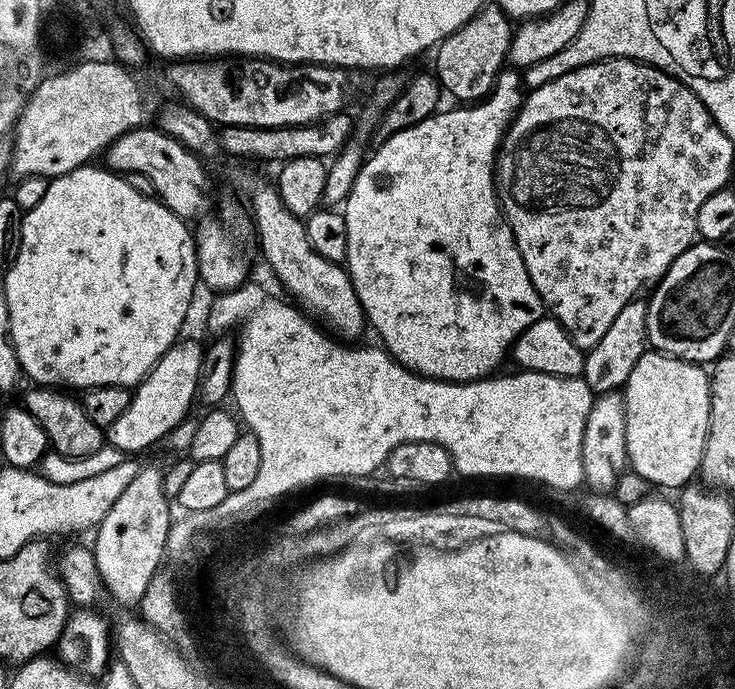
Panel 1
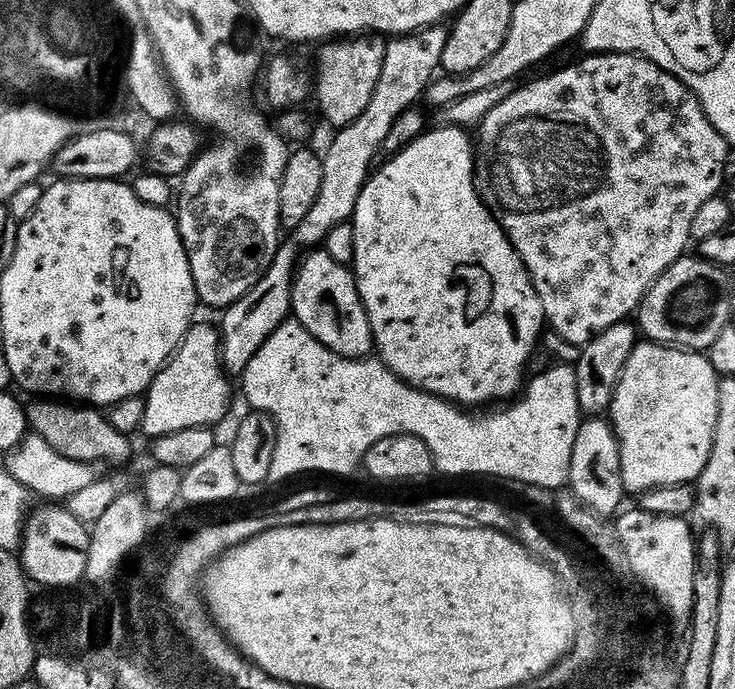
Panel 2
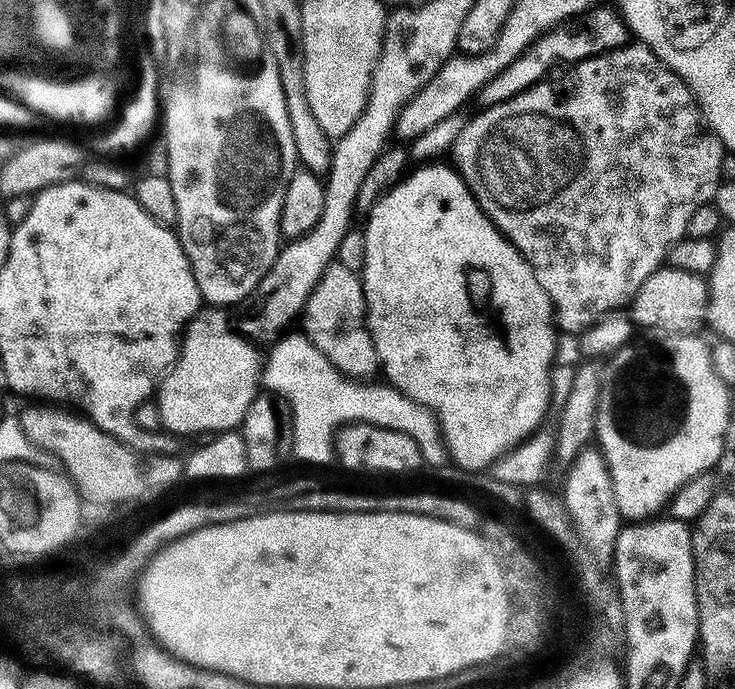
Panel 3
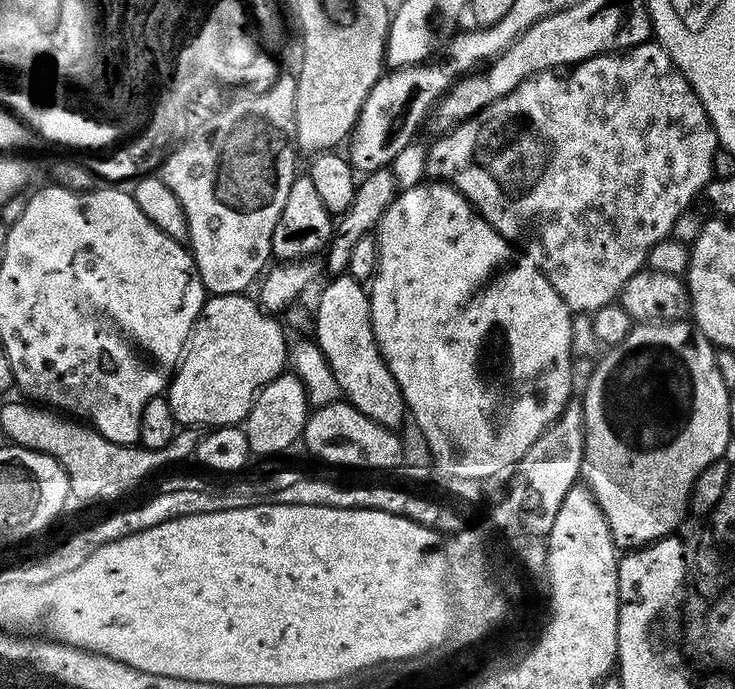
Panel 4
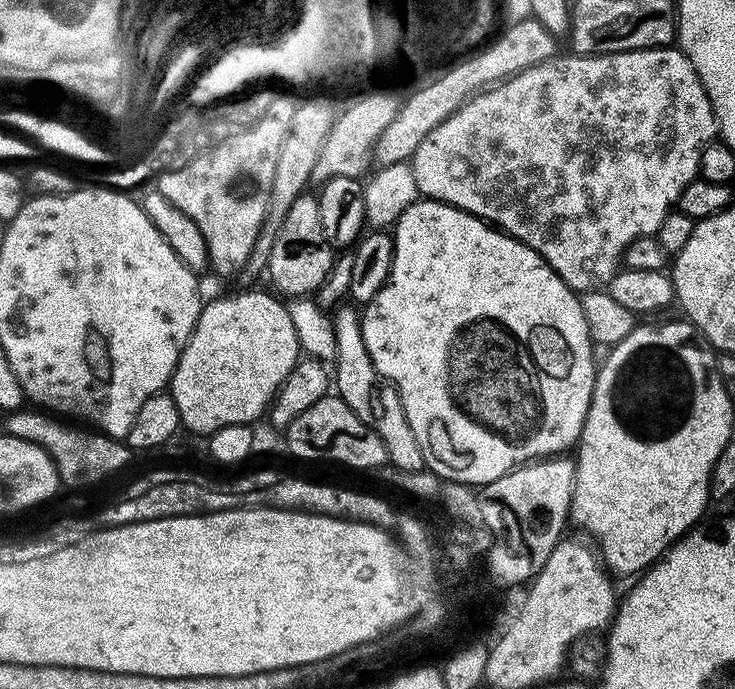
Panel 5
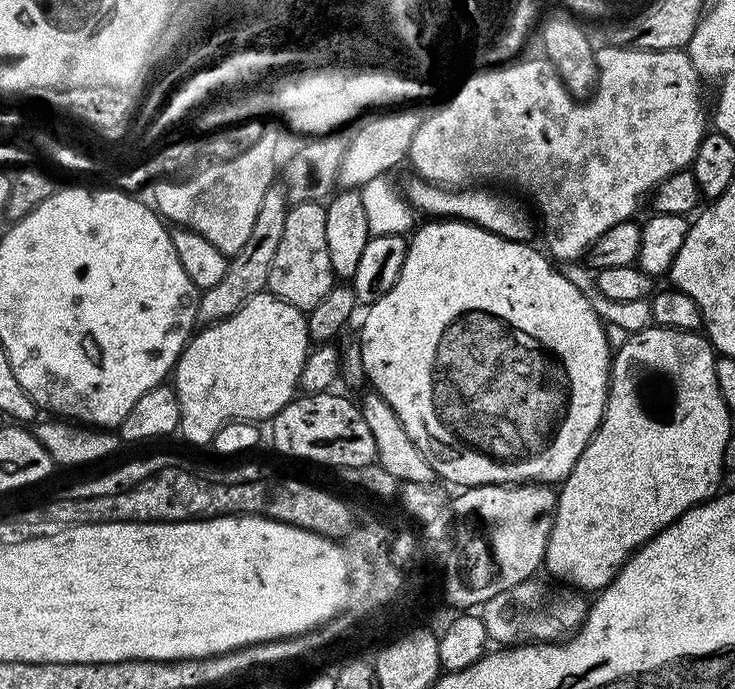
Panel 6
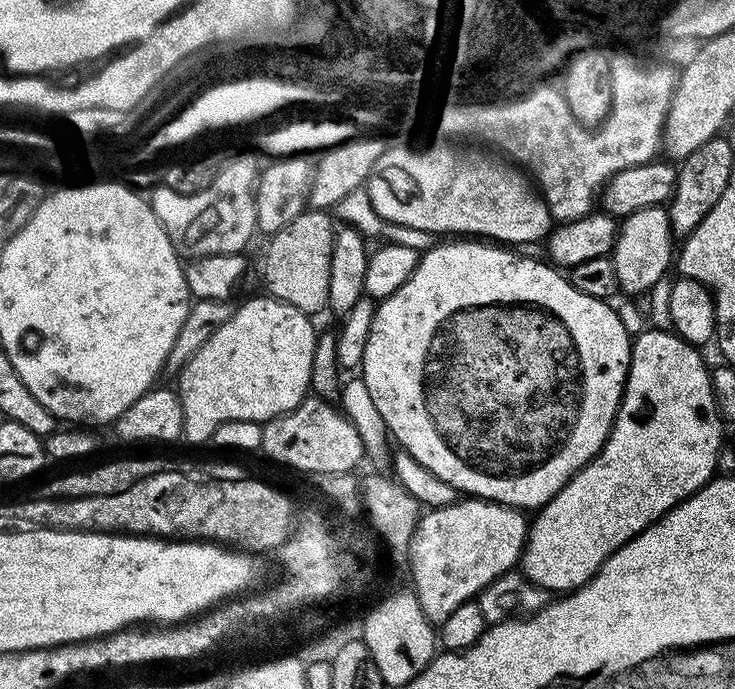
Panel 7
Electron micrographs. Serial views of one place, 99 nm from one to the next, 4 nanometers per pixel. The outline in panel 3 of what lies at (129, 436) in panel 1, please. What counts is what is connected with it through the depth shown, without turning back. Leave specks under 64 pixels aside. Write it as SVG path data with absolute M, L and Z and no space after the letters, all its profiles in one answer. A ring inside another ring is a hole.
M215 306L201 307L200 311L188 321L182 333L180 351L175 364L164 374L158 385L158 395L154 402L160 411L161 425L177 437L196 436L199 432L215 434L239 429L244 423L244 415L250 402L262 388L262 352L247 336L228 325L227 311Z

